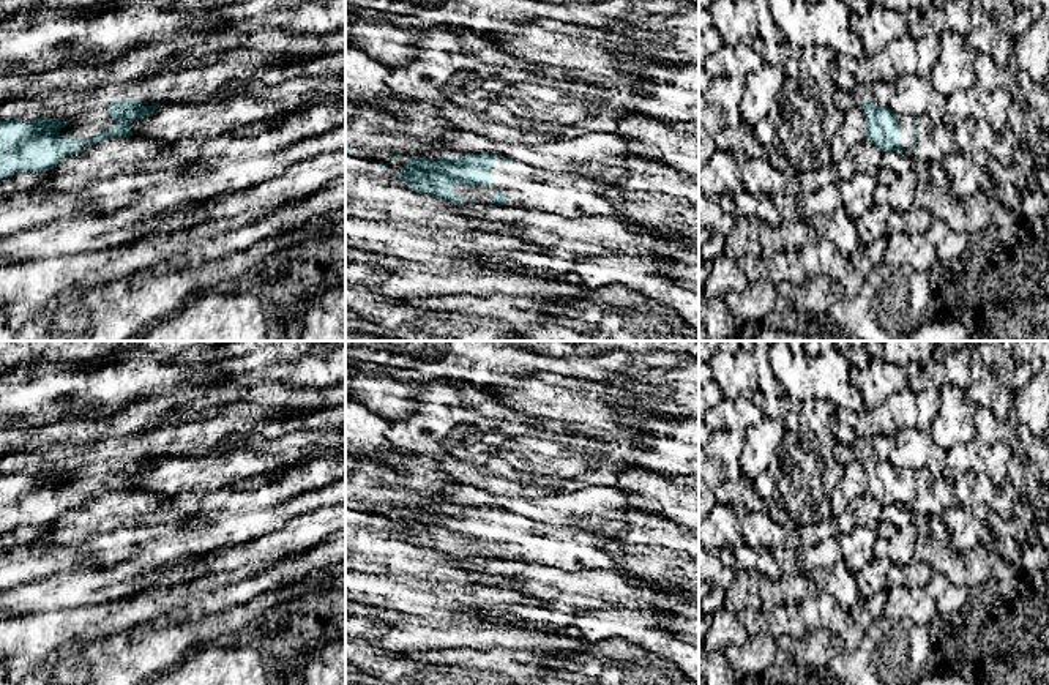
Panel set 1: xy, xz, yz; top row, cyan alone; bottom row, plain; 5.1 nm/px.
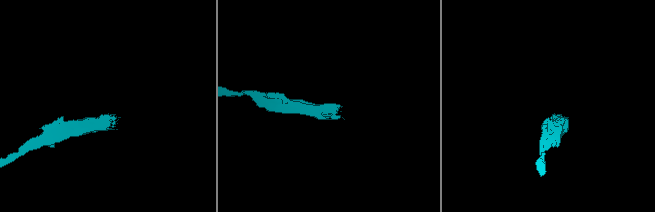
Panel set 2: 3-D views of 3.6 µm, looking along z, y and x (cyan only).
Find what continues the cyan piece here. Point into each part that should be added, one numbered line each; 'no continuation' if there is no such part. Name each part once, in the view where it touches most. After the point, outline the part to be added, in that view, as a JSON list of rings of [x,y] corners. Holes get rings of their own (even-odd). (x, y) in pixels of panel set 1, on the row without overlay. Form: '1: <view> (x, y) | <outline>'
1: xz (529, 540) | [[[505,511],[494,516],[494,540],[464,541],[454,540],[454,548],[461,554],[489,556],[498,545],[506,546],[506,557],[538,565],[547,565],[565,571],[585,571],[593,568],[614,570],[620,565],[622,551],[617,545],[599,548],[596,545],[580,543],[574,533],[563,527],[511,515],[505,519]]]

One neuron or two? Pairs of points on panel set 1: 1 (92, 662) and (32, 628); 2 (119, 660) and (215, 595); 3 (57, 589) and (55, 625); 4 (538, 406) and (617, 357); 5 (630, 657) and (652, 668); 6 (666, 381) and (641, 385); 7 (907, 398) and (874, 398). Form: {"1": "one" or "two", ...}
{"1": "two", "2": "two", "3": "two", "4": "two", "5": "one", "6": "one", "7": "two"}

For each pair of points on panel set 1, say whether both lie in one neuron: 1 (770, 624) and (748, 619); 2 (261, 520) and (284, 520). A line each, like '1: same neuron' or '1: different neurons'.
1: same neuron
2: same neuron

